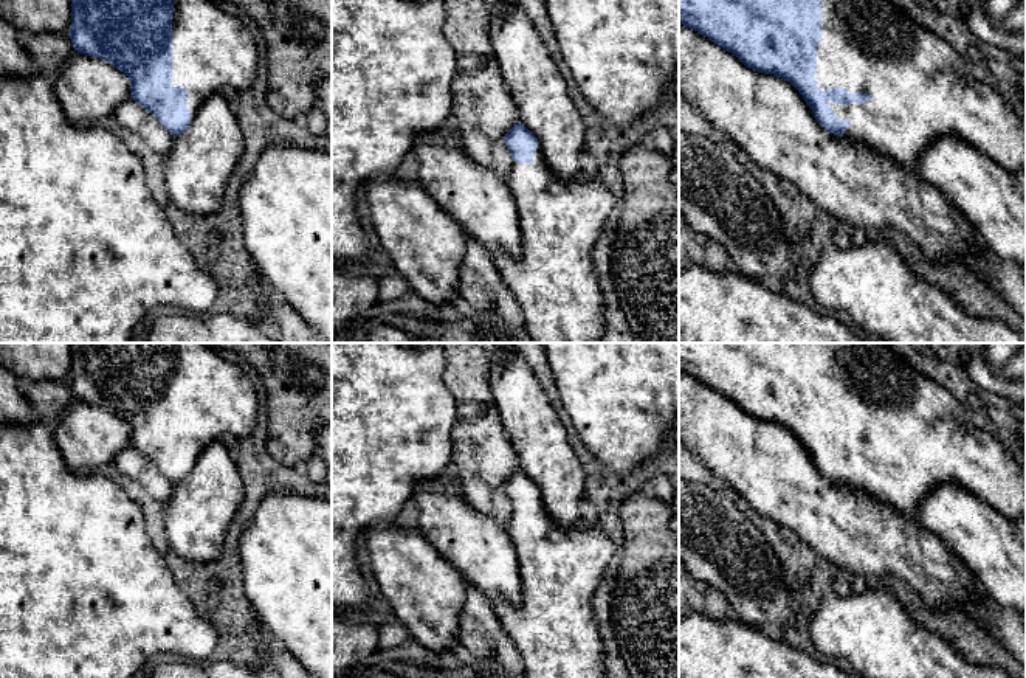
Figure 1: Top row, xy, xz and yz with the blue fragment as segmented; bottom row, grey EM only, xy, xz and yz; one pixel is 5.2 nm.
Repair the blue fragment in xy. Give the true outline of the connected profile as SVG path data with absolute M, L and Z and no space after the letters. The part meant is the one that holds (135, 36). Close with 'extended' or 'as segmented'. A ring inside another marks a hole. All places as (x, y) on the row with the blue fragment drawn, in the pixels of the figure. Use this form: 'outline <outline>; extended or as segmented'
outline M71 0L68 33L74 51L99 57L130 79L135 102L150 112L175 138L181 135L201 104L223 90L243 93L257 73L257 45L250 29L209 0Z; extended

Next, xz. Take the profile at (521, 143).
outline M515 124L504 138L511 154L507 186L521 222L521 254L494 256L498 272L524 313L524 327L535 343L598 343L606 335L604 295L594 268L592 248L615 205L600 175L559 178L544 160L538 138Z; extended

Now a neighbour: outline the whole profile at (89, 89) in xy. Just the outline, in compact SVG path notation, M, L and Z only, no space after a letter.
M77 51L51 79L57 101L74 126L99 124L132 99L127 74L99 57Z

